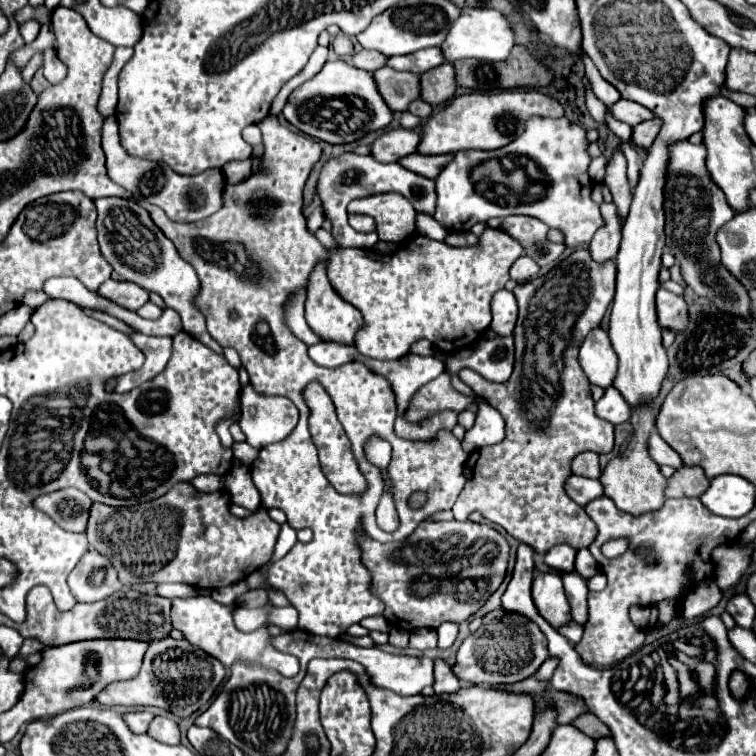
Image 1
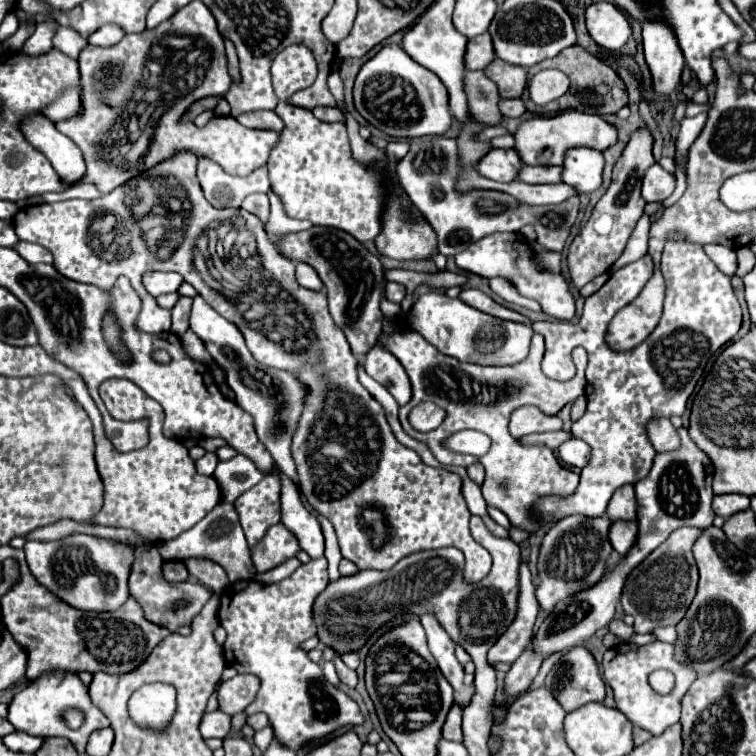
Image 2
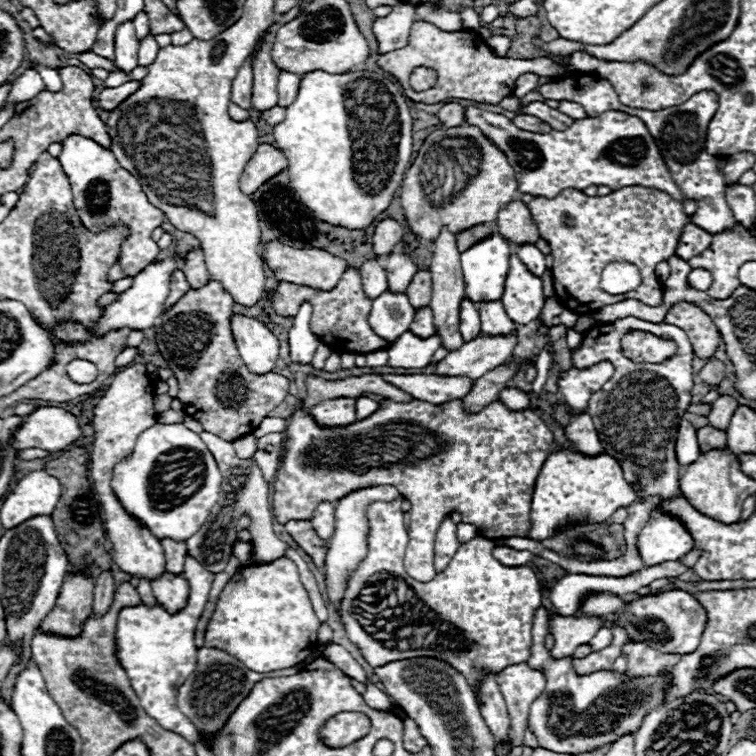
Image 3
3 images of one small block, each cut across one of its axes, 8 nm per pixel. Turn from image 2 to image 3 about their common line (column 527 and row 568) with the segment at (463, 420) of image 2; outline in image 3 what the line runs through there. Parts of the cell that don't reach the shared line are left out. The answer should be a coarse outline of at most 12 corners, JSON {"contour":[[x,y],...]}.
{"contour":[[404,498],[368,508],[340,612],[372,666],[526,662],[540,586],[476,536],[404,570]]}

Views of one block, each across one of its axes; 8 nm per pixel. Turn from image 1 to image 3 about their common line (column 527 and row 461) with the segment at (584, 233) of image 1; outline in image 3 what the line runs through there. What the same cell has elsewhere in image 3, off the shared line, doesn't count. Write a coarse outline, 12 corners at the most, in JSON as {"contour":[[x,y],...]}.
{"contour":[[154,424],[112,484],[160,540],[188,540],[222,474],[196,432]]}

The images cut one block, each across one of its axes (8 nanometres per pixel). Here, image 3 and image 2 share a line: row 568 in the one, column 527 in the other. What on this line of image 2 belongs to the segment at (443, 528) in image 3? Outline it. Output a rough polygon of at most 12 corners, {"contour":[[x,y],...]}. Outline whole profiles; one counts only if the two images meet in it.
{"contour":[[570,432],[524,436],[522,444],[544,444],[552,450],[574,438]]}

